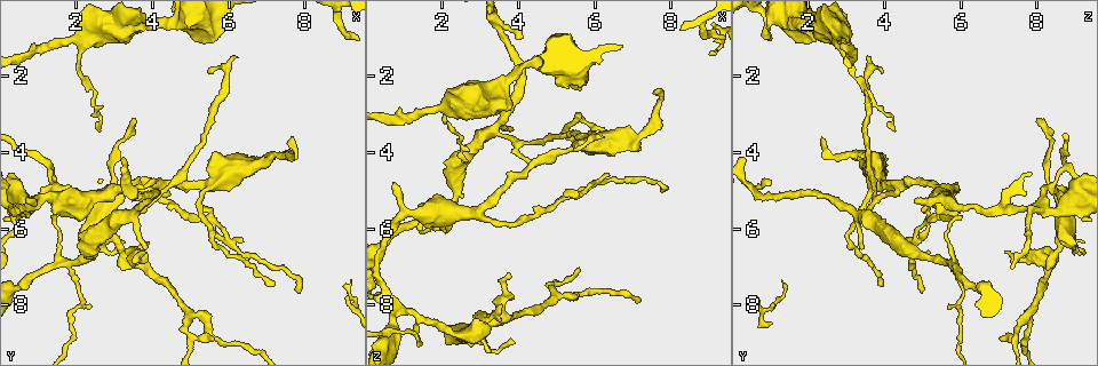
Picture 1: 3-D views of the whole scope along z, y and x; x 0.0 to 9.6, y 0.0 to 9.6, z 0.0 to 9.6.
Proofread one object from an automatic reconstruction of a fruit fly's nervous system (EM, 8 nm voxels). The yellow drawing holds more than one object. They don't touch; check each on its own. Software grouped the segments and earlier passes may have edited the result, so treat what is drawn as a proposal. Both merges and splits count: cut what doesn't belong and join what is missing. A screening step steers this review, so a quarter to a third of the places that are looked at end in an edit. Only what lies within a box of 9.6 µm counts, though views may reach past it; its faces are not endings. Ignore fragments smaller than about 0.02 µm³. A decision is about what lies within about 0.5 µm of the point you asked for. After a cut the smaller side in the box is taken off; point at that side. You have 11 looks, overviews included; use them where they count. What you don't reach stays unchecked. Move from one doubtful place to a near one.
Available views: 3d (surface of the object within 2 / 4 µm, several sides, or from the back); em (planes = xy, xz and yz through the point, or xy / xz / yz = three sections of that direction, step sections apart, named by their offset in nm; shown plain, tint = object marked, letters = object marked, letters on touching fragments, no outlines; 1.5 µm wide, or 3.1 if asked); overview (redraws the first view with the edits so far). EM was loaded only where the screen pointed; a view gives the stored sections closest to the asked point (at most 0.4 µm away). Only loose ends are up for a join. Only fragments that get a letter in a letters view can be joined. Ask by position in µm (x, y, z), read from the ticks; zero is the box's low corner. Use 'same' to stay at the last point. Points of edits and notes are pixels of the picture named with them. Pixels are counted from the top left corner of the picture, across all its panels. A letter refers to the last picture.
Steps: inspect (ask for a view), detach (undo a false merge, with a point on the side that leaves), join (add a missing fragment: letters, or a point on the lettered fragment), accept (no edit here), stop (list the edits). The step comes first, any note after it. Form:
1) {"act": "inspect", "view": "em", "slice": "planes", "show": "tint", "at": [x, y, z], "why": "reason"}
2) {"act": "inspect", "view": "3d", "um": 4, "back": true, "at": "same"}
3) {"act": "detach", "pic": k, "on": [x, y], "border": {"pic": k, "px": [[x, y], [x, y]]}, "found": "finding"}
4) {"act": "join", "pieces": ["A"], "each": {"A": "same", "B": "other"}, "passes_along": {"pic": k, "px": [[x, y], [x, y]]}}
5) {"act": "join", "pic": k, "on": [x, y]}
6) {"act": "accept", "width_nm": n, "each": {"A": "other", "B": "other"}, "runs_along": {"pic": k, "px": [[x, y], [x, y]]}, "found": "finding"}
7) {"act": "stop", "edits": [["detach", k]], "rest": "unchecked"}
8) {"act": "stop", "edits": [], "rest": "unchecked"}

{"act": "inspect", "view": "3d", "um": 4, "back": true, "at": [7.80, 7.60, 5.05], "why": "long arm stops here"}

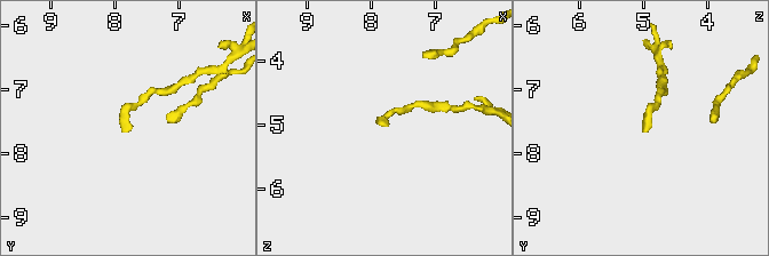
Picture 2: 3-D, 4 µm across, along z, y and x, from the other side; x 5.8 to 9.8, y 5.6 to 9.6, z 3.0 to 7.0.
{"act": "inspect", "view": "em", "slice": "planes", "show": "letters", "at": [7.85, 7.65, 5.00], "why": "shape alone is not enough"}

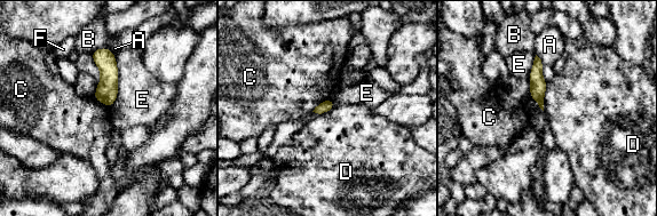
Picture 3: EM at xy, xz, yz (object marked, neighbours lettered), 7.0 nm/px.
{"act": "accept", "each": {"A": "other", "B": "other", "C": "other", "D": "other", "E": "other", "F": "other"}, "border": {"pic": 3, "px": [[547, 82], [543, 110]]}, "found": "no lettered fragment goes on from it"}

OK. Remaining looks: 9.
{"act": "inspect", "view": "3d", "um": 4, "at": [4.30, 4.90, 4.35], "why": "abrupt turn"}

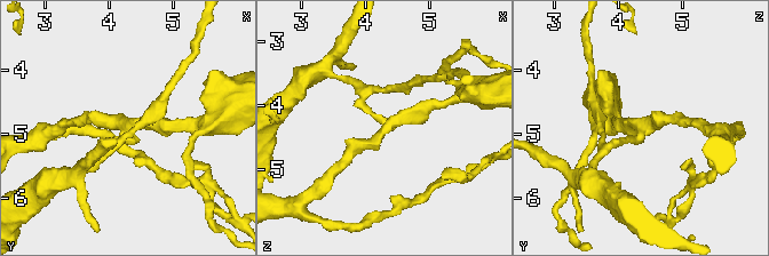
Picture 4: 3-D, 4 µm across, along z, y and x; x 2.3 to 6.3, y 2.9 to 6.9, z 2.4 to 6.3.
{"act": "inspect", "view": "em", "slice": "planes", "show": "letters", "at": [4.35, 4.90, 4.30], "why": "shape alone is not enough"}

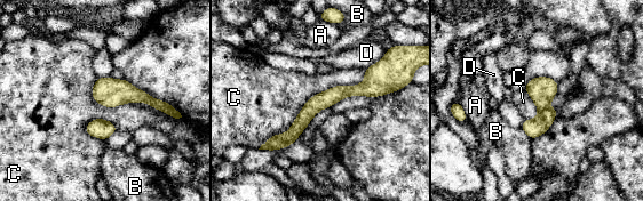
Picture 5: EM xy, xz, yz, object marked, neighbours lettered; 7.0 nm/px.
{"act": "detach", "pic": 5, "on": [533, 128], "each": {"A": "other", "B": "other", "C": "other", "D": "other"}, "border": {"pic": 5, "px": [[547, 106], [539, 111]]}, "found": "two neurons meet here"}

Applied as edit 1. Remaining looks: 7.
{"act": "inspect", "view": "overview"}

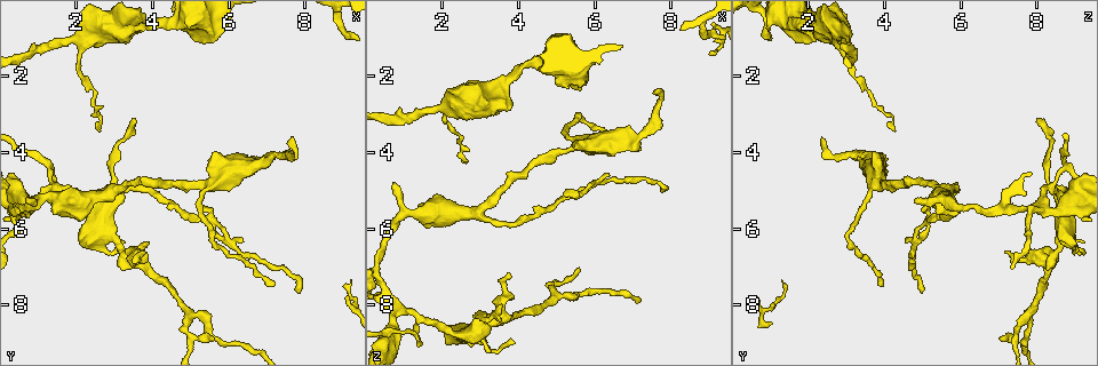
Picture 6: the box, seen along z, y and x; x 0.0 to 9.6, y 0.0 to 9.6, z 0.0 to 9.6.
{"act": "inspect", "view": "em", "slice": "yz", "step": 8, "show": "tint", "at": [3.70, 0.70, 2.20], "why": "sudden change in width"}

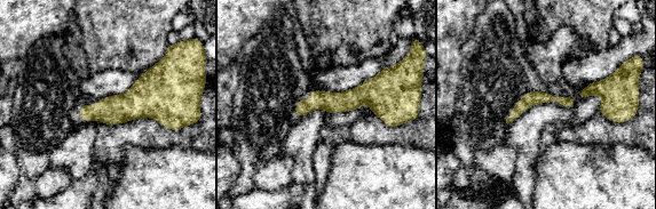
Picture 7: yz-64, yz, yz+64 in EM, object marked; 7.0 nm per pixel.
{"act": "inspect", "view": "em", "slice": "planes", "show": "letters", "at": "same"}

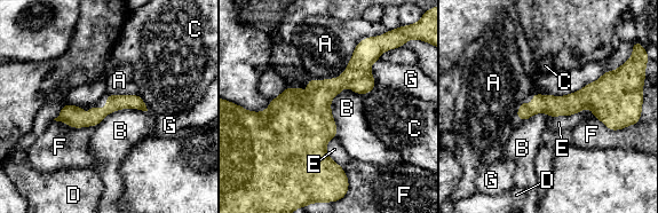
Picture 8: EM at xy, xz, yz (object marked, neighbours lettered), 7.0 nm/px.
{"act": "accept", "each": {"A": "other", "B": "other", "C": "other", "D": "other", "E": "other", "F": "other", "G": "other"}, "border": {"pic": 8, "px": [[349, 86], [331, 100], [335, 136]]}, "found": "continuous, no second neuron"}

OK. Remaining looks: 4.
{"act": "inspect", "view": "em", "slice": "xy", "step": 4, "show": "tint", "at": [7.65, 3.60, 2.35], "why": "free end"}

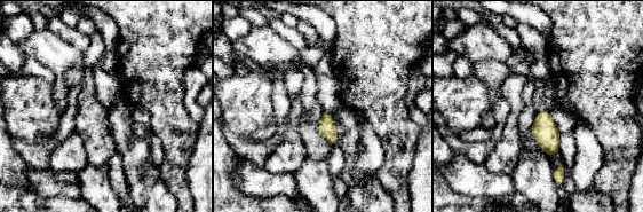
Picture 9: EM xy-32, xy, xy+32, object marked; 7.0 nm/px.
{"act": "inspect", "view": "em", "slice": "yz", "step": 4, "show": "letters", "at": "same"}

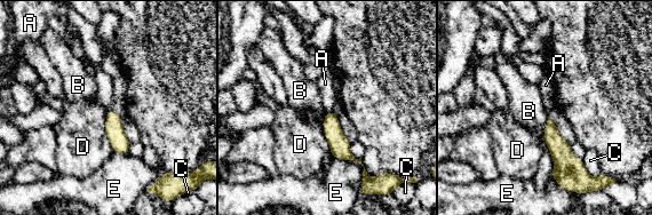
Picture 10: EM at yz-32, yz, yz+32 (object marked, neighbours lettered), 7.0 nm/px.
{"act": "accept", "each": {"A": "other", "B": "other", "C": "other", "D": "other", "E": "other"}, "found": "none of them fits"}

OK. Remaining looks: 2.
{"act": "stop", "edits": [["detach", 5]], "rest": "unchecked"}

